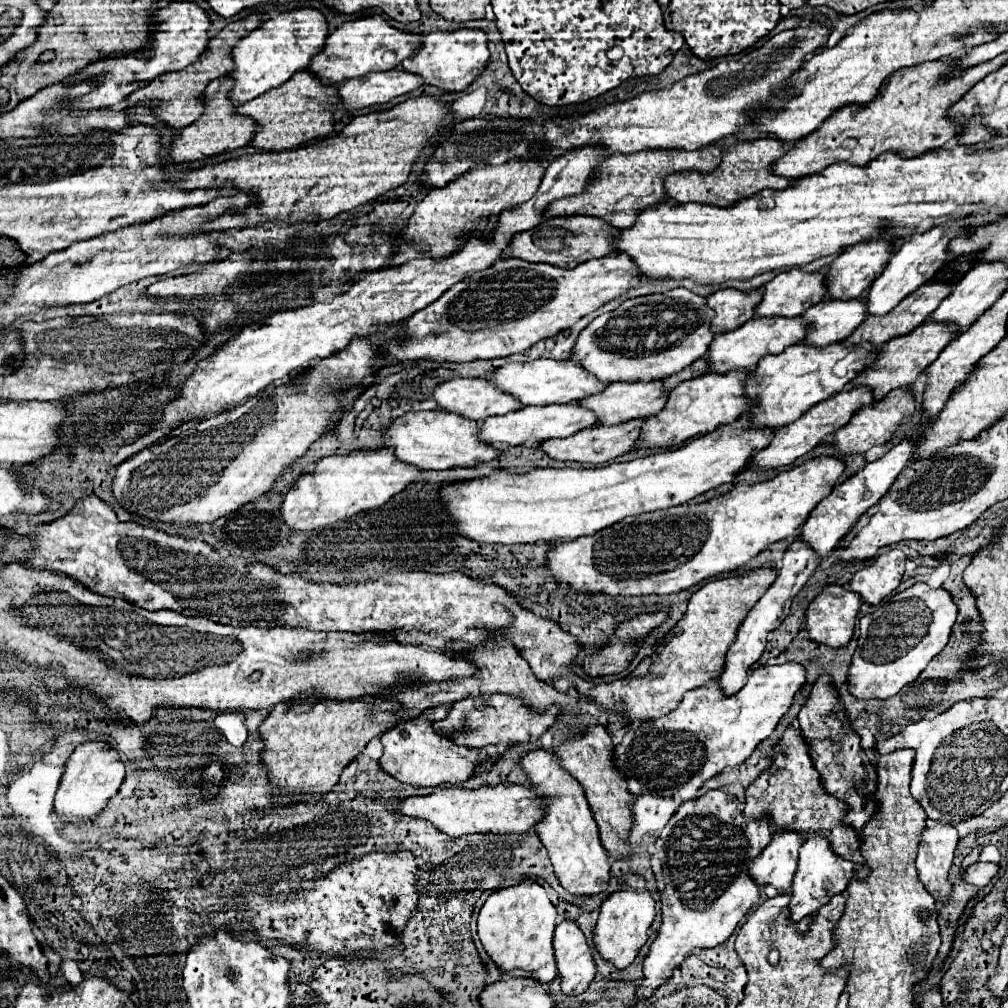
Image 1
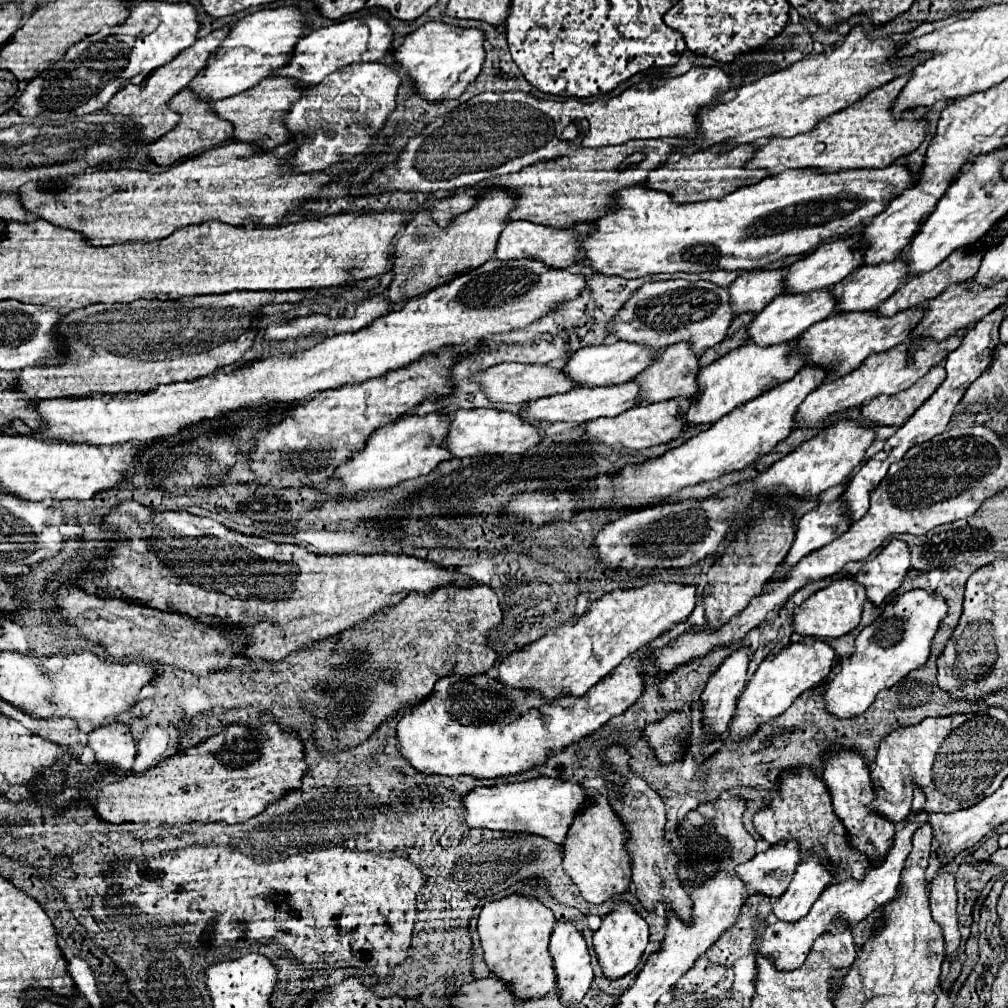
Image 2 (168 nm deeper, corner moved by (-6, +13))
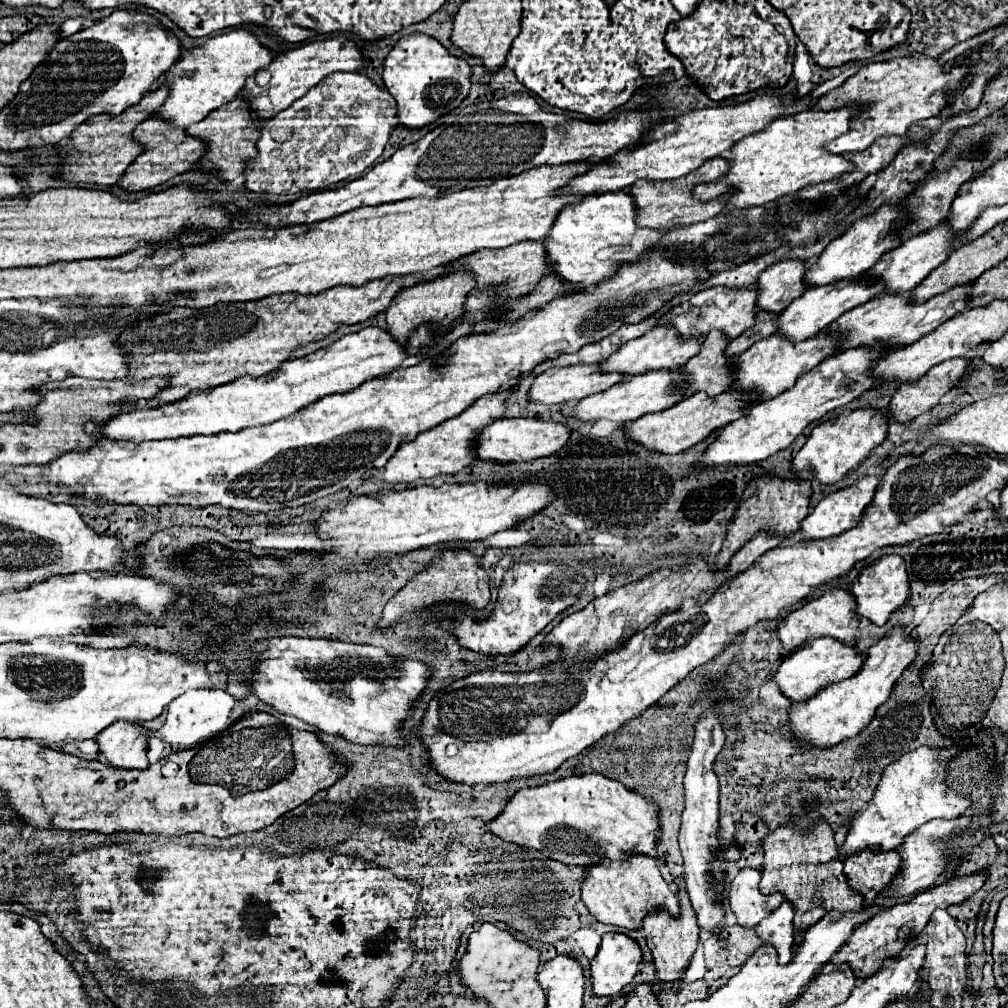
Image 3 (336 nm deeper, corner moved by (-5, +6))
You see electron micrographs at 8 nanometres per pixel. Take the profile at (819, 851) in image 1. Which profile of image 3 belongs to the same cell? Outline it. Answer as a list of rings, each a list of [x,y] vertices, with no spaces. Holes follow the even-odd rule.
[[[783,901],[779,909],[775,909],[769,917],[765,917],[757,925],[757,933],[763,939],[763,943],[769,943],[777,949],[781,965],[791,961],[791,945],[793,945],[793,937],[795,937],[793,915],[795,915],[793,903]]]

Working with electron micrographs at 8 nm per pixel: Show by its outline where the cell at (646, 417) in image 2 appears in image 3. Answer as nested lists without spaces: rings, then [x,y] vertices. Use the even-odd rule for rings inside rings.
[[[725,391],[717,397],[707,397],[707,395],[691,395],[683,401],[679,401],[677,405],[661,411],[661,413],[647,413],[643,417],[639,417],[637,421],[629,423],[629,427],[625,427],[625,439],[643,445],[645,449],[657,451],[657,453],[681,453],[689,447],[693,447],[695,443],[703,441],[711,431],[725,427],[727,423],[739,419],[743,415],[743,407],[745,403],[749,403],[751,397],[747,395],[739,395],[737,391]]]

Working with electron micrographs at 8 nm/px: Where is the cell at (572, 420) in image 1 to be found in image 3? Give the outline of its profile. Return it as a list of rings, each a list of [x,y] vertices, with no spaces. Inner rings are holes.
[[[649,371],[645,375],[637,375],[637,377],[629,379],[625,383],[617,383],[617,385],[609,387],[607,391],[589,395],[589,397],[581,399],[577,405],[563,403],[561,415],[565,419],[577,419],[581,423],[593,423],[599,419],[609,419],[609,421],[615,421],[619,425],[625,425],[629,421],[639,419],[645,413],[657,413],[657,411],[669,409],[675,403],[679,403],[683,397],[675,385],[677,385],[677,377],[671,371]]]

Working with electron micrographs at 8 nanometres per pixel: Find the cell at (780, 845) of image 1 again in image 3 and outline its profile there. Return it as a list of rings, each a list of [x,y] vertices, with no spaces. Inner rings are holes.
[[[743,867],[737,871],[735,879],[729,885],[729,905],[733,913],[737,915],[737,923],[745,927],[755,927],[761,919],[765,919],[769,913],[773,913],[783,899],[783,895],[761,895],[759,891],[759,879],[761,871]]]

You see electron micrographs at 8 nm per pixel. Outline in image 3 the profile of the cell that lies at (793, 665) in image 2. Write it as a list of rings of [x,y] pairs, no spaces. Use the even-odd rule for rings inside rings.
[[[817,637],[805,643],[803,647],[795,649],[789,657],[785,657],[783,663],[769,677],[769,681],[773,681],[787,699],[797,703],[811,699],[825,685],[853,677],[861,669],[861,665],[863,665],[863,655],[859,655],[853,645],[845,645],[831,637]]]

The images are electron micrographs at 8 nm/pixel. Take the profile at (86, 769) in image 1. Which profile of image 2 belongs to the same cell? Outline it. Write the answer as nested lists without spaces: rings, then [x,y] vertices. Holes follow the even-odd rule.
[[[110,722],[92,730],[88,746],[96,752],[96,762],[116,764],[116,772],[128,772],[134,766],[136,742],[128,724]]]

